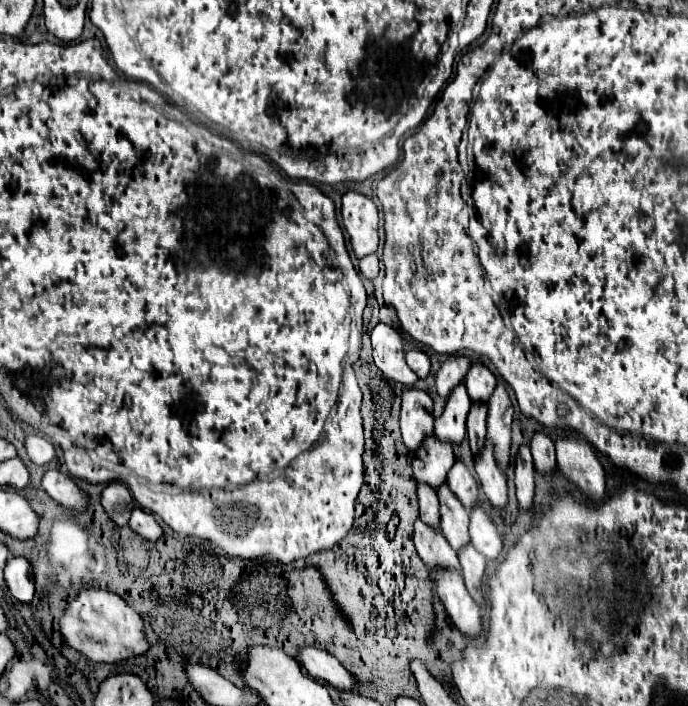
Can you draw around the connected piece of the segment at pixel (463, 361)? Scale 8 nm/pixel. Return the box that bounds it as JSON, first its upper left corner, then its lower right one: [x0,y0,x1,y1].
[435,357,471,399]

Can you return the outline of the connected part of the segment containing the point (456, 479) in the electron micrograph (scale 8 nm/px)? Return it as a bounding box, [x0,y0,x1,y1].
[447,461,479,511]

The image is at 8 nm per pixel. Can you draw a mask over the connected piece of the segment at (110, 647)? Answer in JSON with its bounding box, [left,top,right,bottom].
[59,587,149,663]

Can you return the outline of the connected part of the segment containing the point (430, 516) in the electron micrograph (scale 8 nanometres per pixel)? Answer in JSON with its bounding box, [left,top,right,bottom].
[419,485,441,529]

